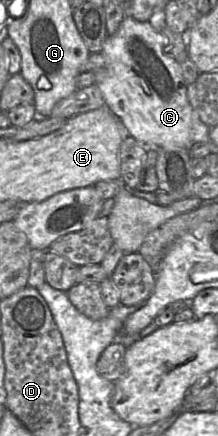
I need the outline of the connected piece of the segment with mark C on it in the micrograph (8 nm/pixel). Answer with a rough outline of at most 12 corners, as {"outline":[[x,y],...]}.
{"outline":[[124,17],[95,85],[147,148],[190,149],[181,64]]}

